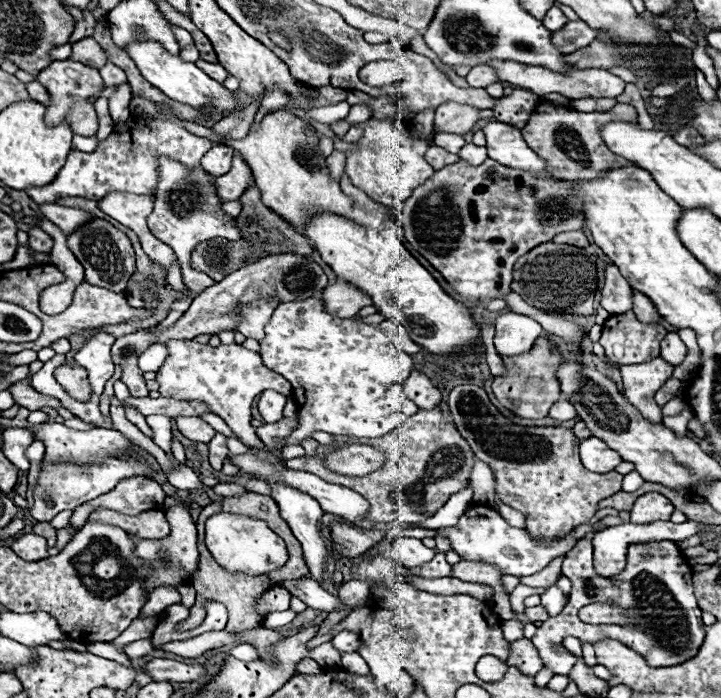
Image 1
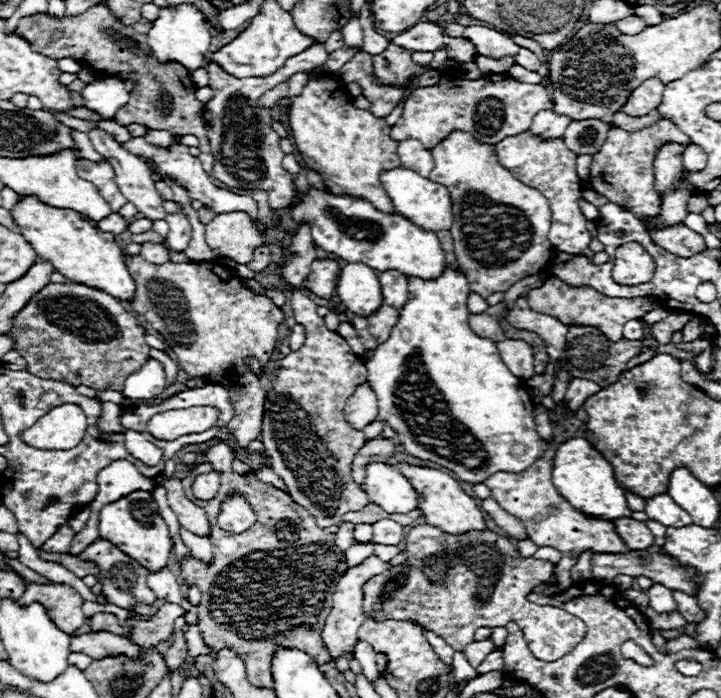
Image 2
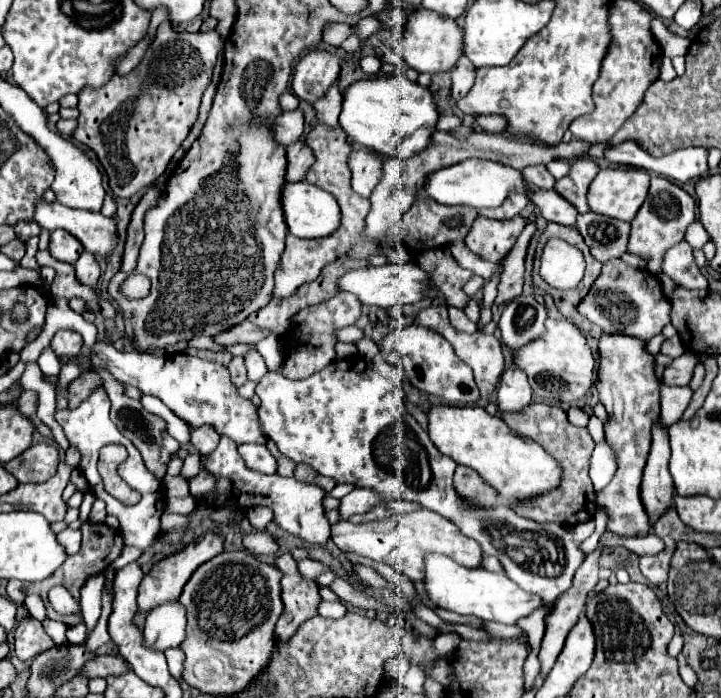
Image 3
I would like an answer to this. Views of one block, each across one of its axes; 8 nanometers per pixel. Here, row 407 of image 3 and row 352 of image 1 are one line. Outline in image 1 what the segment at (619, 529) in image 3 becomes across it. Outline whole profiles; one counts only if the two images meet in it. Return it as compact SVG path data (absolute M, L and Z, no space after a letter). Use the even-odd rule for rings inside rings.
M634 312L614 314L604 322L602 338L598 340L608 360L616 364L640 364L660 356L660 342L668 330L636 320Z

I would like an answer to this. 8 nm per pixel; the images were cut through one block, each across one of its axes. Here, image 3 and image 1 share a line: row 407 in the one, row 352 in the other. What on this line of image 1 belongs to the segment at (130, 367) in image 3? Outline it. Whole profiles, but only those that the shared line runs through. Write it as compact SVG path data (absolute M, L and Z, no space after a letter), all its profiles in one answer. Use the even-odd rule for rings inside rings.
M168 340L166 348L166 362L156 376L158 391L162 392L162 396L176 400L206 400L206 404L210 404L210 410L216 412L244 444L262 444L258 442L258 436L250 424L252 400L264 390L278 390L284 396L290 396L290 382L280 374L268 370L256 352L246 350L238 344L220 344L214 348L210 344L198 344L194 340Z

